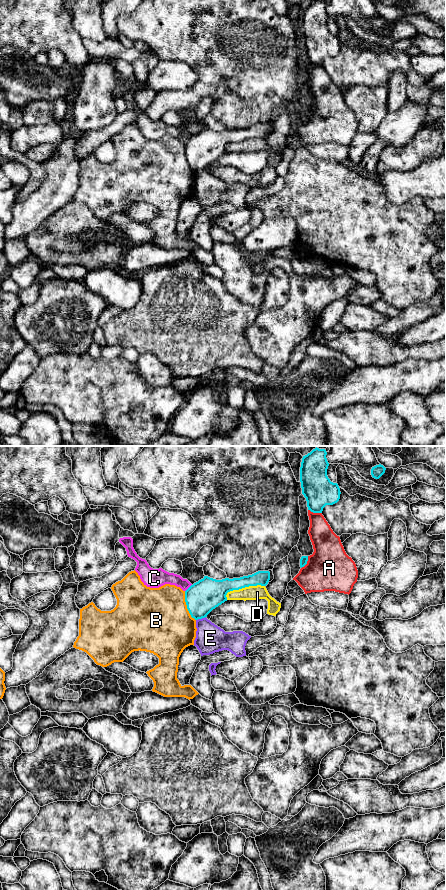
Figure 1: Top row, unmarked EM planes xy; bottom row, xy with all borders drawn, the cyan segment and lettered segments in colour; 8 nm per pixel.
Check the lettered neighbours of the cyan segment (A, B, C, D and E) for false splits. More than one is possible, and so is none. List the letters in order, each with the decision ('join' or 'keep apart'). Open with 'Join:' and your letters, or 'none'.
Join: none
A: keep apart
B: keep apart
C: keep apart
D: keep apart
E: keep apart

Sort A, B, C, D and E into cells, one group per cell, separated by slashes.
A / B / C / D / E

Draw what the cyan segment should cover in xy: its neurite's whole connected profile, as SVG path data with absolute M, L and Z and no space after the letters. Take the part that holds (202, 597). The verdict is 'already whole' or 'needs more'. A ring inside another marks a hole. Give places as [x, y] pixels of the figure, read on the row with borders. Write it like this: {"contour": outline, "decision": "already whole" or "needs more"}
{"contour": "M258 571L252 575L222 580L204 576L185 591L187 609L195 620L205 618L213 609L227 601L228 592L249 586L266 586L269 580L269 571Z", "decision": "already whole"}

